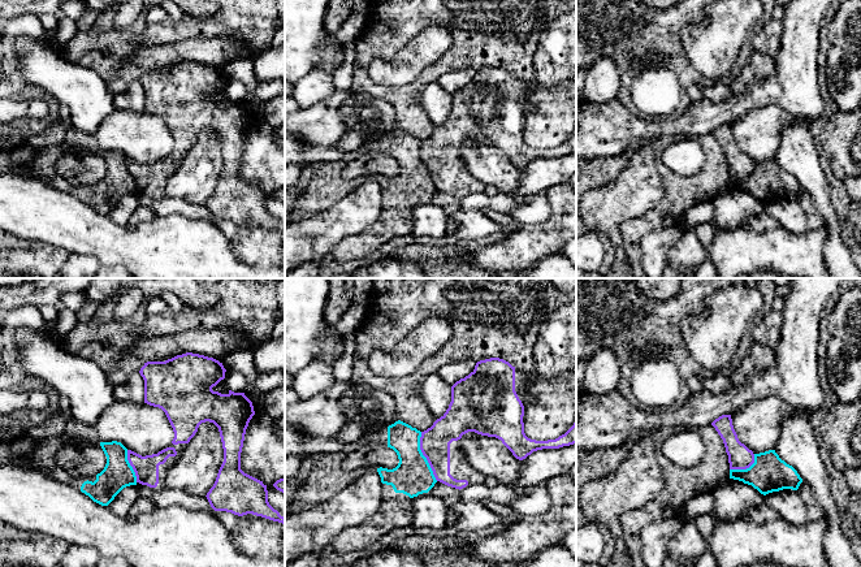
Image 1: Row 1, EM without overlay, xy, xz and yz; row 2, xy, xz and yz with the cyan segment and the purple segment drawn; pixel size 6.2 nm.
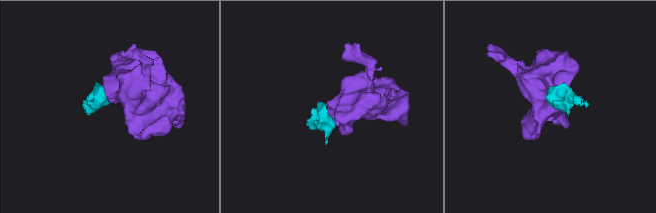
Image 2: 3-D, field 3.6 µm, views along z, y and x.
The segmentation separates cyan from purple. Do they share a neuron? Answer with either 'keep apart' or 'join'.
keep apart

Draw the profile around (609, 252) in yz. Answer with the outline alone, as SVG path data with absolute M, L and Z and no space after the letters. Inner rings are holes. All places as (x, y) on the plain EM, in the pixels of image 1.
M598 233L598 238L603 246L603 261L600 265L598 272L603 274L610 269L615 252L606 234Z

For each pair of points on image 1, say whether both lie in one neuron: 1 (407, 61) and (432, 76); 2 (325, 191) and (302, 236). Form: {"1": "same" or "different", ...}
{"1": "different", "2": "different"}

